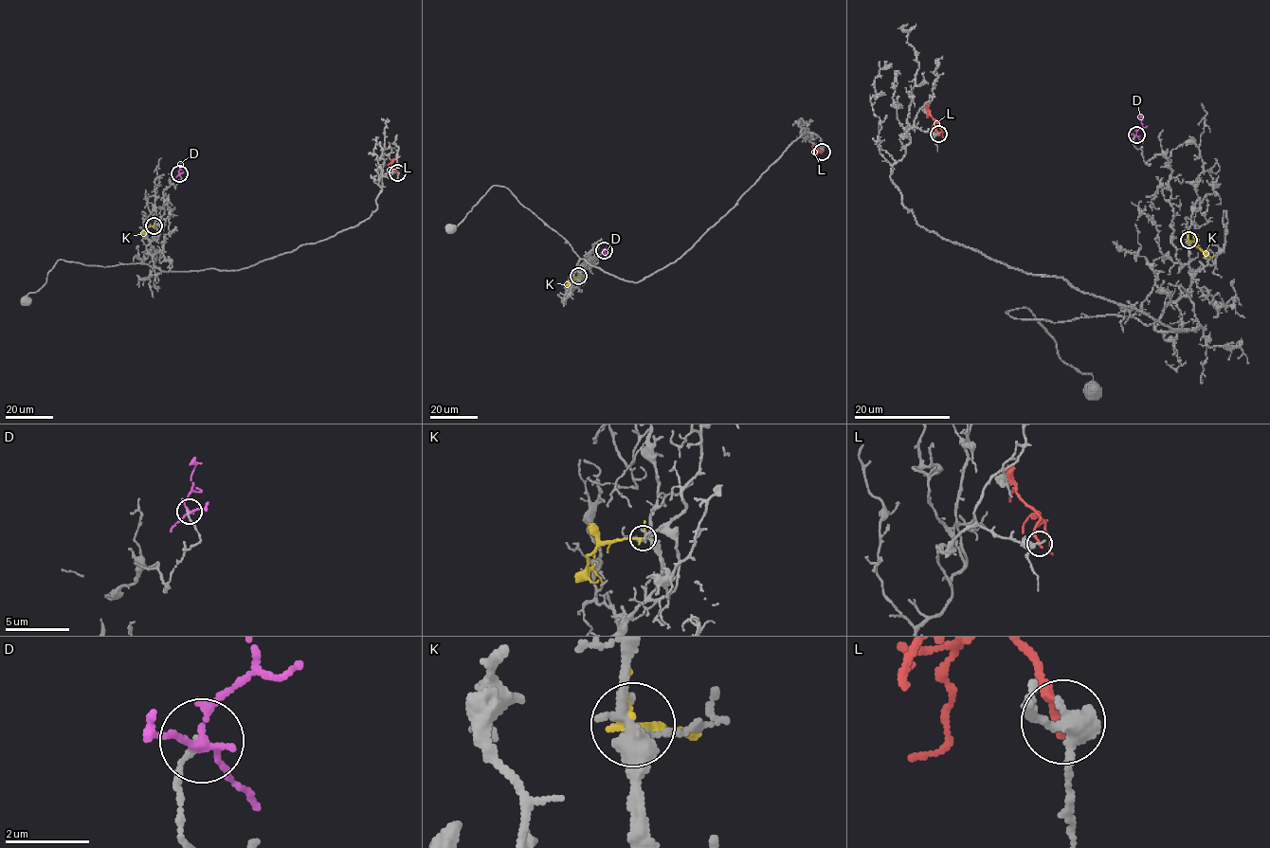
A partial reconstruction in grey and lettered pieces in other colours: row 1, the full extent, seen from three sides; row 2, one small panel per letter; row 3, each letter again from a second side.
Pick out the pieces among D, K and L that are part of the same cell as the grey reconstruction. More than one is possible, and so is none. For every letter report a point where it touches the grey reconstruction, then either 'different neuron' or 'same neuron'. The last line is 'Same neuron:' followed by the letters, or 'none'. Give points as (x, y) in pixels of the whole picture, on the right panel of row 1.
D: contact (1136, 135); different neuron
K: contact (1188, 240); different neuron
L: contact (938, 134); different neuron
Same neuron: none

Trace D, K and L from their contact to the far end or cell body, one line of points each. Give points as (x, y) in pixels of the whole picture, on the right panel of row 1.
D: (1136, 135), (1142, 126), (1140, 114)
K: (1188, 241), (1193, 241), (1212, 256)
L: (938, 134), (936, 127), (938, 123), (930, 114), (928, 104)

